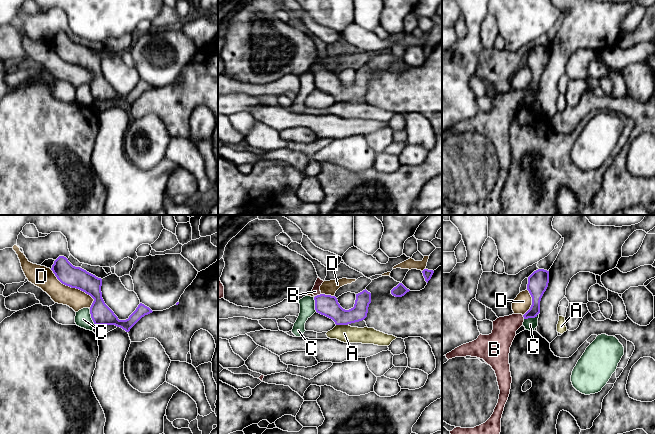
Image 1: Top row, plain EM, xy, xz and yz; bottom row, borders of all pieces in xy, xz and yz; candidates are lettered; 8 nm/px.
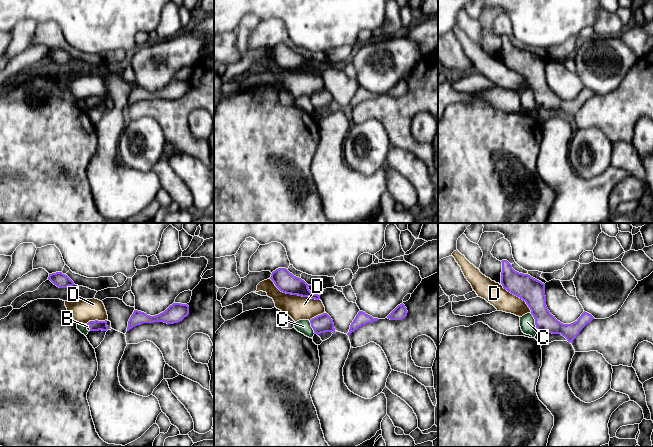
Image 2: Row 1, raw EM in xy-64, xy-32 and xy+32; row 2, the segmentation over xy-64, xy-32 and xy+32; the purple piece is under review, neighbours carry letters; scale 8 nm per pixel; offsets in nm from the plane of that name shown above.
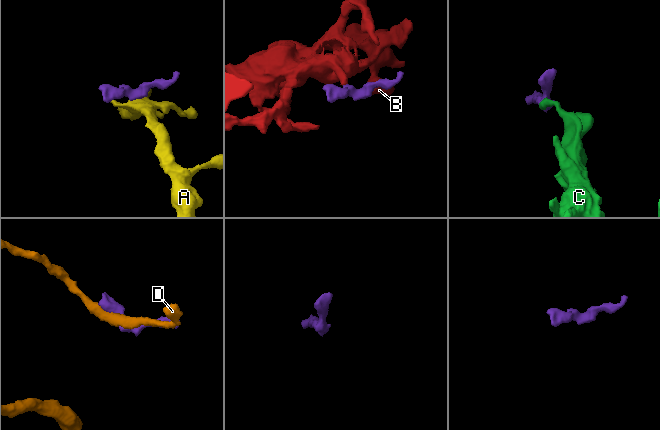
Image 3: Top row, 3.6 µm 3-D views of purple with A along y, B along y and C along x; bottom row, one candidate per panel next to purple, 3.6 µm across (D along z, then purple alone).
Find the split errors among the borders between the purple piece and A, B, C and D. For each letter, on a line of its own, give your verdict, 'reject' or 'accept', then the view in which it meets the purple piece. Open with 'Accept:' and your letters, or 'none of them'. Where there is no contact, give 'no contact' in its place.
Accept: B
A: reject; contact in xz
B: accept; contact in xz
C: reject; contact in yz
D: reject; contact in xy

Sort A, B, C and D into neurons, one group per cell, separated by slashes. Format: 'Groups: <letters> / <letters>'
Groups: A / B / C / D

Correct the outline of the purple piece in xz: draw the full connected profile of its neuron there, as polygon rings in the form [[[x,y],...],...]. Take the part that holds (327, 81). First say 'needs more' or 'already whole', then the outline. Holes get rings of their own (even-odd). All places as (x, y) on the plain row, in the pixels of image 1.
needs more; [[[319,53],[312,65],[312,70],[315,72],[315,86],[317,89],[332,95],[336,101],[348,101],[359,98],[367,93],[368,83],[371,79],[371,69],[366,65],[356,70],[354,83],[345,86],[343,85],[335,72],[322,70],[320,62],[324,57]]]

